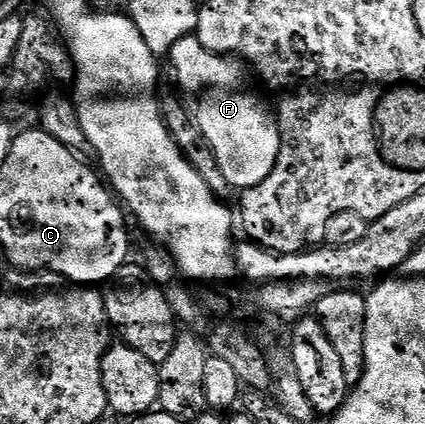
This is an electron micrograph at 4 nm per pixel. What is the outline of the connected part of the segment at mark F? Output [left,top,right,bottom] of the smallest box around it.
[168,36,282,192]

